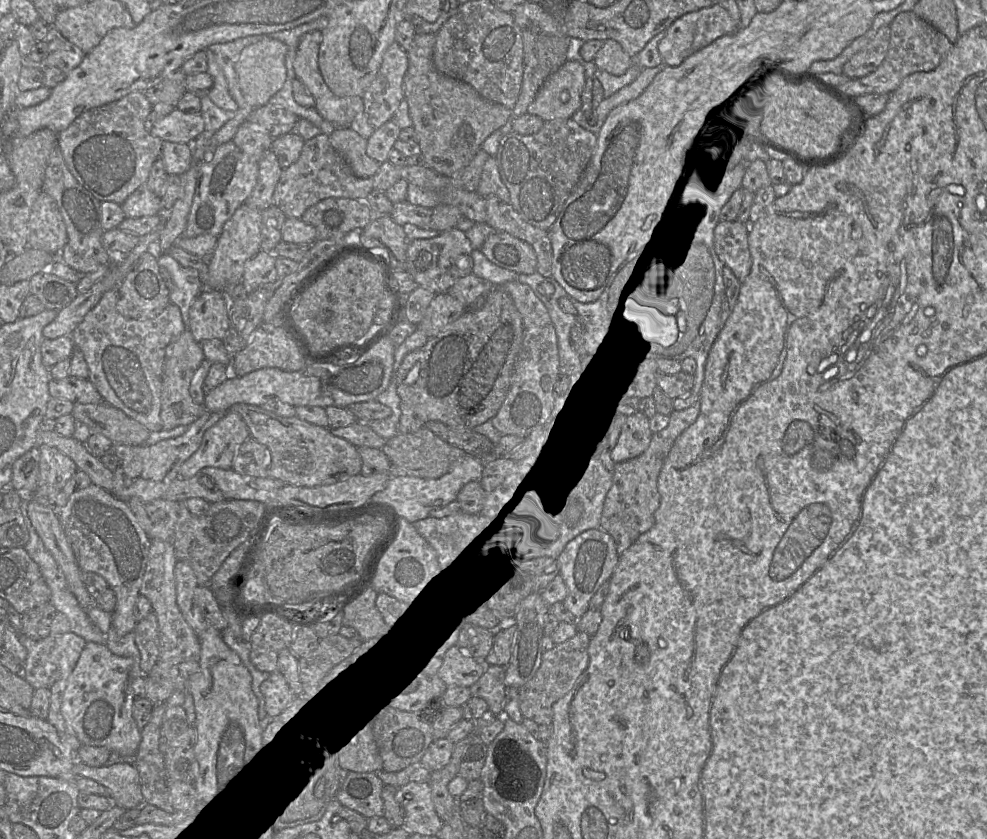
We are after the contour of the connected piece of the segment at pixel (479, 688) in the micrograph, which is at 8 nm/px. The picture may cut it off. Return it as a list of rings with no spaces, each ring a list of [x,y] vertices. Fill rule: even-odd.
[[[485,665],[485,672],[469,689],[472,696],[482,698],[488,705],[491,715],[502,715],[505,668],[498,665]]]

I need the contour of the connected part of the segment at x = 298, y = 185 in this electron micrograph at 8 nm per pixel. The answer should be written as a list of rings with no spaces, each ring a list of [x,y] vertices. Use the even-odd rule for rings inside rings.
[[[319,134],[305,142],[297,162],[284,169],[273,195],[273,205],[287,218],[301,218],[305,211],[328,198],[366,201],[374,190],[374,178],[358,178],[345,159],[332,147],[329,136]]]

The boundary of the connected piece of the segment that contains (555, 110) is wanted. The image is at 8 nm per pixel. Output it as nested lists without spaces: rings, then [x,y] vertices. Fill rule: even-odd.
[[[567,60],[545,80],[528,113],[545,122],[572,119],[581,110],[586,80],[584,66],[578,61]]]

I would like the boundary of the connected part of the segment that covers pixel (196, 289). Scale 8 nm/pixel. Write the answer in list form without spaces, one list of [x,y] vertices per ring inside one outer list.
[[[167,253],[159,254],[157,262],[168,273],[170,303],[179,307],[185,329],[189,329],[189,309],[204,289],[200,274],[193,268],[183,267]]]

